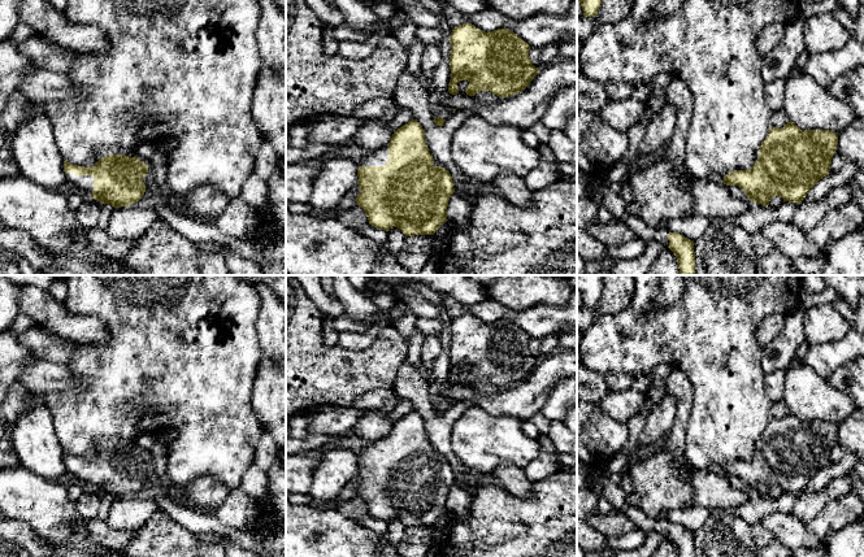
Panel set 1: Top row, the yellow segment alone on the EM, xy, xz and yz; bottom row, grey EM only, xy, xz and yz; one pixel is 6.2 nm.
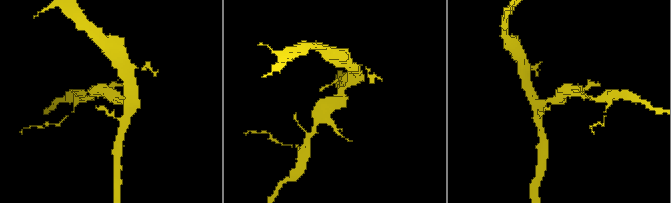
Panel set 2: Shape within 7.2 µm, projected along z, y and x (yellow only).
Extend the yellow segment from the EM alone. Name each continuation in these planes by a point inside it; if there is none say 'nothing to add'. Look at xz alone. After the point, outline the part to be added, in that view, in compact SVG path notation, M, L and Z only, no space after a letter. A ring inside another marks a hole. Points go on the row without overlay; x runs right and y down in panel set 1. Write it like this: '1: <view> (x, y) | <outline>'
1: xz (378, 449) | M388 438L370 444L366 449L361 449L359 457L385 457L388 451Z

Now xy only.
1: xy (85, 474) | M66 464L68 474L75 477L81 483L88 488L94 483L94 467L92 466L77 466L75 464Z

